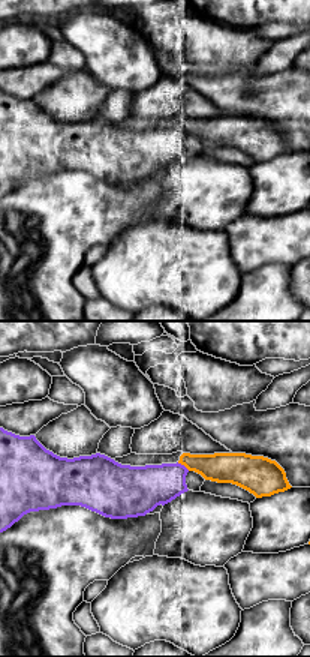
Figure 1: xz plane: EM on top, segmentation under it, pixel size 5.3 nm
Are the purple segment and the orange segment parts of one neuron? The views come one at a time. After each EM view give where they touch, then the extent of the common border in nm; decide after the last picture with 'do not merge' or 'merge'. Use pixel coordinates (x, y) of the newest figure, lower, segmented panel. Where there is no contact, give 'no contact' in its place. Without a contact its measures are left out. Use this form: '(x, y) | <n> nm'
(183, 465) | 80 nm

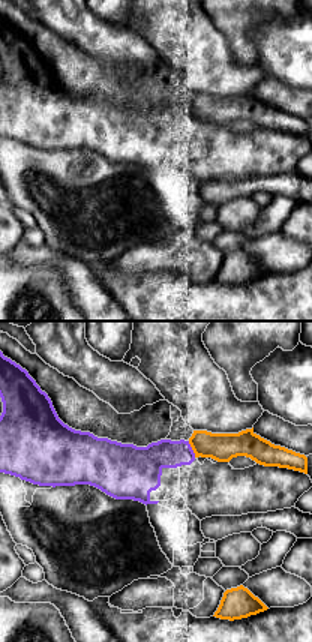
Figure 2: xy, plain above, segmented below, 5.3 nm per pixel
(191, 449) | 100 nm

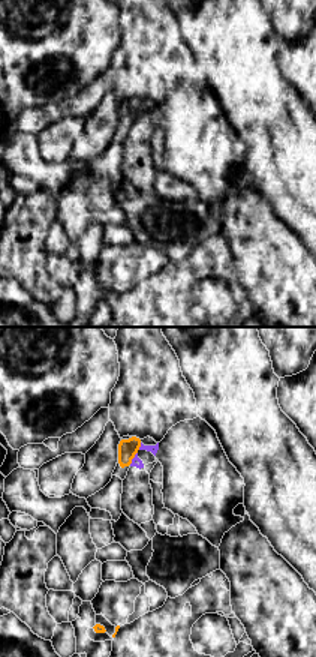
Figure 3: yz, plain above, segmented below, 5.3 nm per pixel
(134, 458) | 80 nm

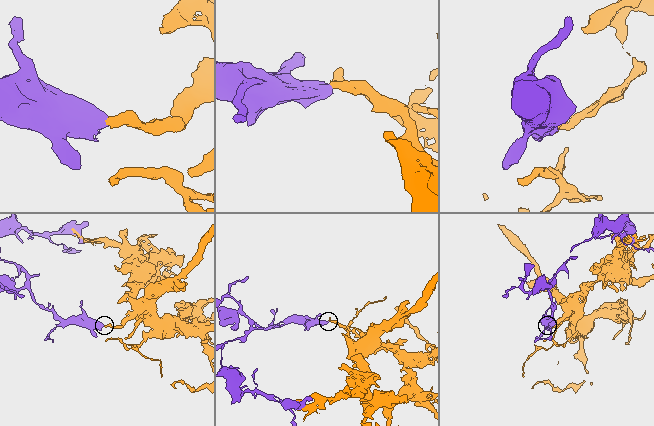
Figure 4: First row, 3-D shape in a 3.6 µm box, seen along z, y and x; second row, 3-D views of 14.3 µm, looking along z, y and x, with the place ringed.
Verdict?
do not merge

